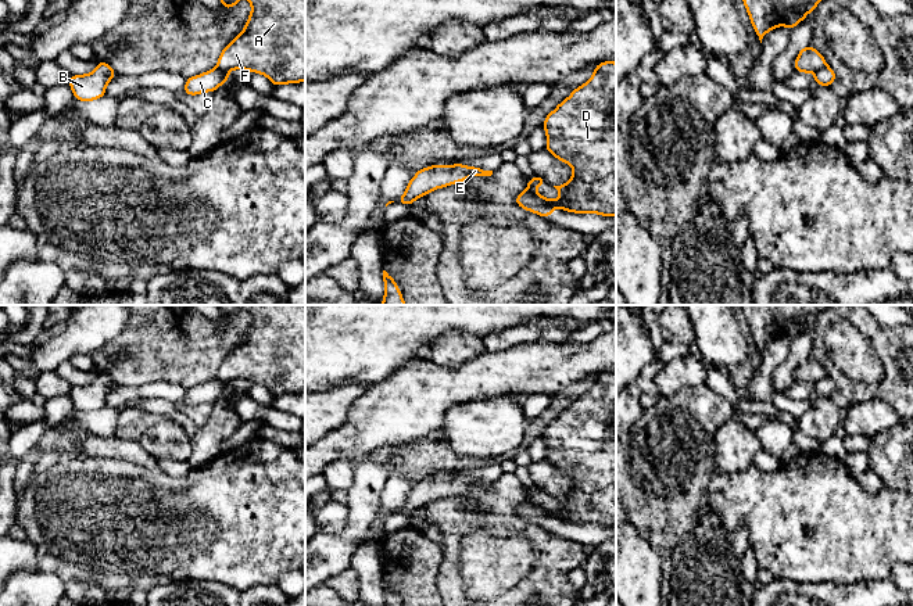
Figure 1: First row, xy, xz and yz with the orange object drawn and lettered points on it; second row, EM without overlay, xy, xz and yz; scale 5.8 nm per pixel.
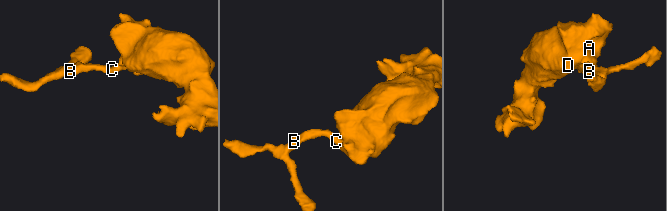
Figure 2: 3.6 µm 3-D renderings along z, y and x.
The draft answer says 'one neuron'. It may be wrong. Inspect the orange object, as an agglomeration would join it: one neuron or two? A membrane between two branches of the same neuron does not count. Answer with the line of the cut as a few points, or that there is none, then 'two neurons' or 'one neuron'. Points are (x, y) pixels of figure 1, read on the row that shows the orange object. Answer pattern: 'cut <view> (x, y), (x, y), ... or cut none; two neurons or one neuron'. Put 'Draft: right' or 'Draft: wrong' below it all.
cut xz (527, 187), (554, 207); two neurons
Draft: wrong

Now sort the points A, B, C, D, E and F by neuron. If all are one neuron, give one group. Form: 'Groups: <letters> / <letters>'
Groups: A D F / B C E

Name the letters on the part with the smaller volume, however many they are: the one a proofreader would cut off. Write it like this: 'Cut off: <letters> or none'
Cut off: B, C, E

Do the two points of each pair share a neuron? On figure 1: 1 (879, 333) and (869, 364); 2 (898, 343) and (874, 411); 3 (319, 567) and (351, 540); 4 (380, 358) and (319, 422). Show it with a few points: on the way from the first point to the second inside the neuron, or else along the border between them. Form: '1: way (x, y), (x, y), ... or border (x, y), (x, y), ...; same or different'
1: border (852, 325), (884, 368), (880, 382); different
2: border (849, 402), (880, 398), (898, 415); different
3: way (328, 559), (343, 544); same
4: border (367, 384), (343, 383), (323, 391); different

